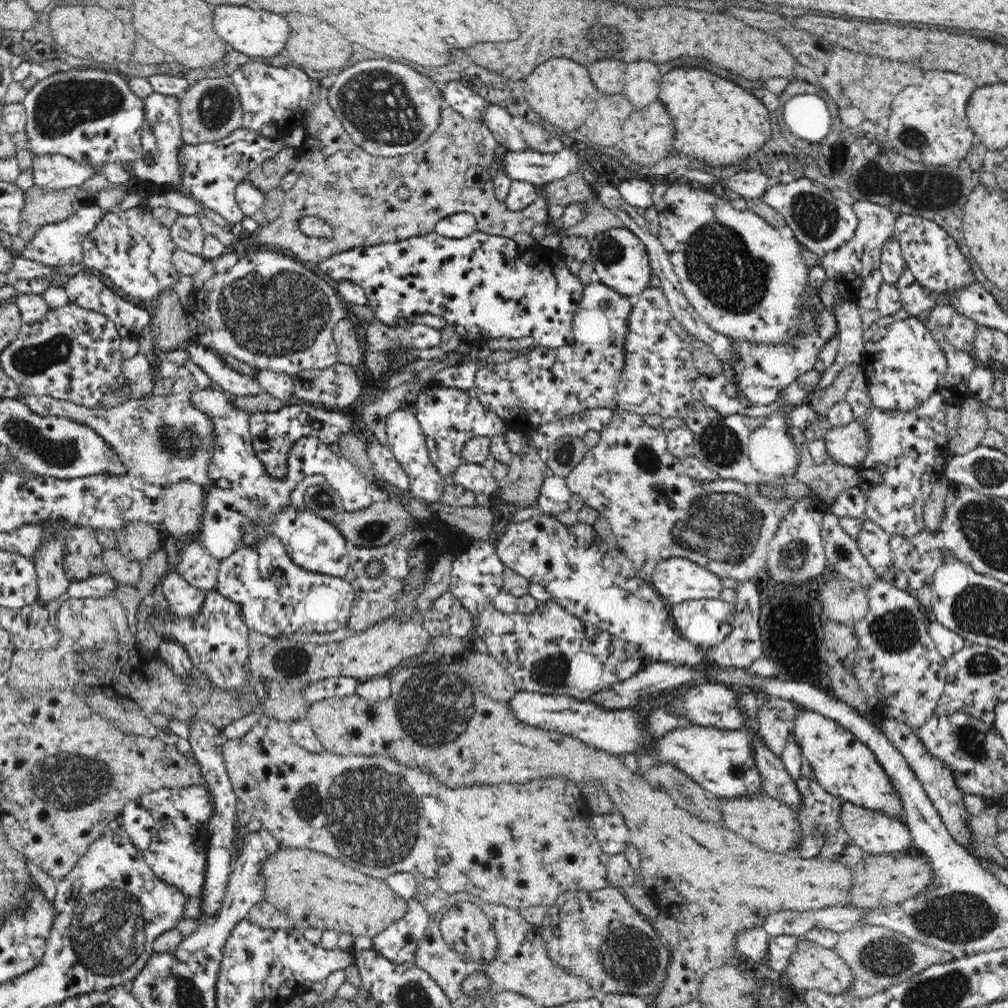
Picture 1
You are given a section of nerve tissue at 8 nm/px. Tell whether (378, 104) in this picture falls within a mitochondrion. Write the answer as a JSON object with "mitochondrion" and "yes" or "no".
{"mitochondrion":"yes"}

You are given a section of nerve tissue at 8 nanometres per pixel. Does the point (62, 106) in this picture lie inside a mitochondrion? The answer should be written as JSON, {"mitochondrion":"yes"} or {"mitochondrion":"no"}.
{"mitochondrion":"yes"}

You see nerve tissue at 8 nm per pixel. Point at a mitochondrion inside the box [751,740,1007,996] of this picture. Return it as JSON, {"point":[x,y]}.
{"point":[958,916]}

